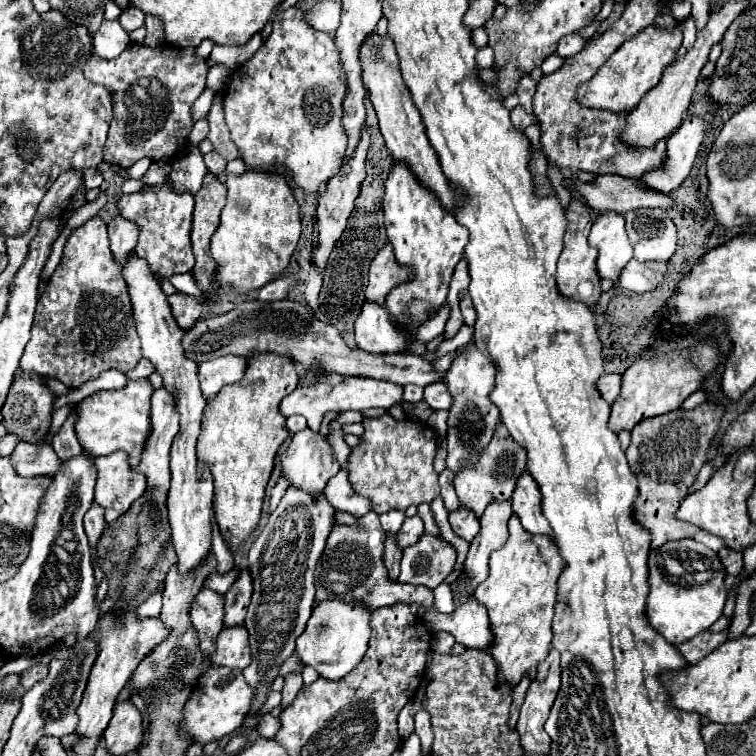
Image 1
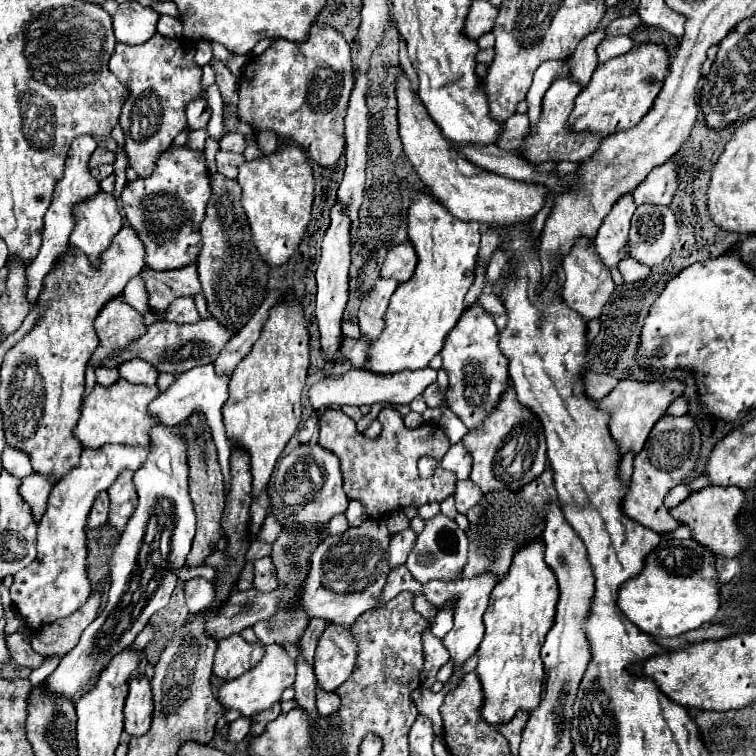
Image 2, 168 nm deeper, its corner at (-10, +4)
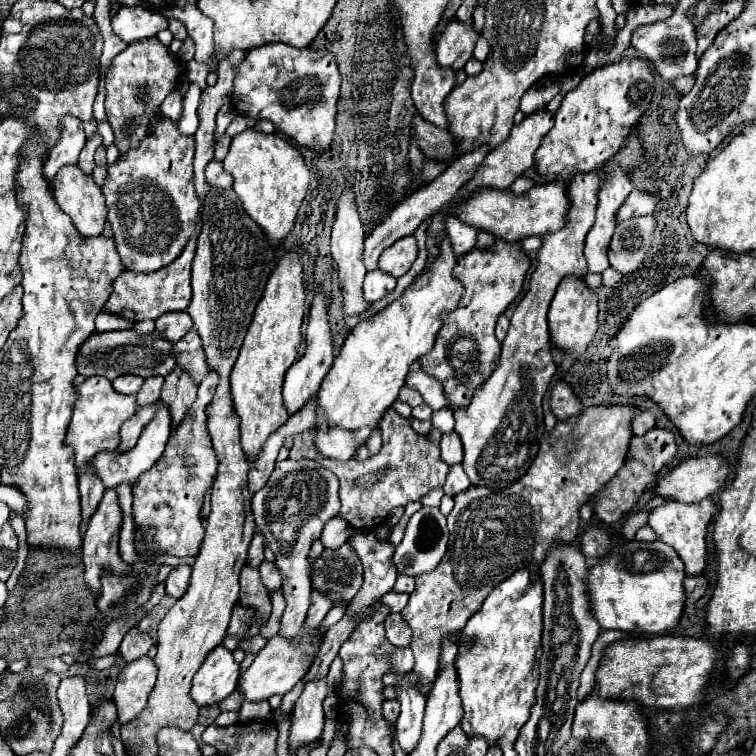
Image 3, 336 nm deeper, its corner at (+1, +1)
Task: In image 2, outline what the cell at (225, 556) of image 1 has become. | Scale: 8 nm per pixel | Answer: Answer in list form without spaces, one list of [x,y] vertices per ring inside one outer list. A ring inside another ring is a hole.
[[[207,364],[207,366],[197,366],[197,368],[191,368],[183,374],[179,374],[175,378],[175,382],[169,386],[169,390],[161,392],[151,404],[149,404],[149,416],[155,418],[159,424],[181,424],[185,422],[191,412],[195,410],[201,410],[211,426],[211,432],[213,432],[213,440],[215,440],[215,446],[217,446],[217,452],[219,452],[219,464],[221,464],[221,472],[225,476],[225,486],[229,488],[229,456],[231,456],[231,444],[225,436],[225,426],[223,426],[223,416],[221,416],[221,406],[225,404],[227,400],[227,384],[229,384],[229,378],[227,376],[219,376],[215,374],[213,370],[213,364]]]

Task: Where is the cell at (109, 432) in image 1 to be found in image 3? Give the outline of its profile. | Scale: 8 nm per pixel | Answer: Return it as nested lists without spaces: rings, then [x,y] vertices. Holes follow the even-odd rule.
[[[88,377],[78,385],[78,399],[74,403],[72,421],[64,443],[76,453],[76,465],[84,465],[86,459],[94,457],[98,451],[116,451],[120,445],[120,425],[132,417],[136,411],[136,395],[122,395],[114,391],[112,383],[104,377]]]

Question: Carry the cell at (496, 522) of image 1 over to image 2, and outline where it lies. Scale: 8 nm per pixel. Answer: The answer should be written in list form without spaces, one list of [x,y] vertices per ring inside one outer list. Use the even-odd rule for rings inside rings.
[[[481,574],[477,578],[471,578],[471,580],[459,580],[459,582],[453,582],[453,584],[447,584],[447,582],[431,582],[431,584],[423,584],[421,586],[421,592],[423,596],[431,602],[431,604],[443,604],[447,598],[455,596],[459,598],[457,600],[457,610],[455,610],[455,624],[453,628],[443,636],[443,644],[445,648],[449,650],[451,654],[451,660],[455,664],[453,668],[453,674],[459,676],[461,674],[461,666],[465,660],[469,660],[477,648],[479,648],[479,642],[483,640],[483,632],[485,632],[485,626],[483,626],[483,612],[487,610],[487,604],[489,604],[489,594],[495,586],[495,576],[491,574]]]

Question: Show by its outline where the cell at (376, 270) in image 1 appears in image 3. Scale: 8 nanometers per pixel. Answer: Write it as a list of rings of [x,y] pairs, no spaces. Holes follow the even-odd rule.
[[[412,235],[402,237],[400,241],[396,241],[394,245],[390,245],[382,257],[380,257],[380,265],[378,269],[400,279],[416,261],[418,255],[418,247],[416,247],[416,239]]]

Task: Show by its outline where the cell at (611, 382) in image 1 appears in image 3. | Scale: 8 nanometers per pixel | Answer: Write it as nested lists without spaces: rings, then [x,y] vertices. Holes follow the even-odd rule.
[[[560,379],[550,395],[550,409],[556,415],[556,419],[568,419],[582,411],[582,401],[576,397],[572,387]]]

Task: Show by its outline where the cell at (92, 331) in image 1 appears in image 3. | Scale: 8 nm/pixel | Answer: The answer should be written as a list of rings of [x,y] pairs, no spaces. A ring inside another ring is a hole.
[[[78,165],[62,169],[54,183],[54,199],[58,207],[72,219],[82,237],[102,235],[106,225],[108,207],[100,187],[92,175],[80,173]]]

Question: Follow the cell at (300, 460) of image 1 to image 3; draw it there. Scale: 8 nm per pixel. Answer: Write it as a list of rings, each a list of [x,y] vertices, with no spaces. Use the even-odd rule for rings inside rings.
[[[300,459],[300,461],[276,461],[276,467],[268,479],[268,483],[254,493],[252,497],[252,513],[256,519],[258,531],[264,535],[266,545],[274,553],[274,565],[282,575],[282,587],[286,599],[286,609],[280,619],[280,635],[294,641],[300,635],[306,611],[310,607],[310,561],[308,553],[314,543],[322,535],[322,527],[328,519],[336,517],[340,511],[338,499],[338,479],[332,471],[324,469],[318,461]]]

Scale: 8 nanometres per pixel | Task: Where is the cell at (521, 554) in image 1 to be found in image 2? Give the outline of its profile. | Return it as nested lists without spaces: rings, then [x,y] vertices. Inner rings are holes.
[[[531,542],[513,558],[511,570],[491,592],[491,602],[483,614],[485,638],[477,650],[477,678],[483,690],[481,718],[487,724],[507,724],[519,710],[533,710],[543,690],[543,660],[539,650],[553,626],[559,598],[557,578],[543,560],[543,542]]]

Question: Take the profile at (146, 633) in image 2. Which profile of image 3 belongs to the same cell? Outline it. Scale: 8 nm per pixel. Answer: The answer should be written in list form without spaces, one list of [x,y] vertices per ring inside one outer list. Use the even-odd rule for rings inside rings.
[[[117,654],[108,655],[98,659],[90,659],[88,665],[97,670],[104,670],[112,667],[115,664]]]

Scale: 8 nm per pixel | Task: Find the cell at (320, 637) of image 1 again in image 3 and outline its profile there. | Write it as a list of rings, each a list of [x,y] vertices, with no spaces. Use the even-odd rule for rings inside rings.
[[[316,677],[304,685],[302,695],[296,699],[292,727],[290,727],[290,749],[292,745],[302,745],[304,741],[320,739],[324,727],[322,701],[332,689],[328,687],[326,677]]]

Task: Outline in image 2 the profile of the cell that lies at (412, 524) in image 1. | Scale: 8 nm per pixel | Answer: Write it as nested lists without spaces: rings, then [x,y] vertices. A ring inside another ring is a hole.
[[[411,528],[401,530],[391,538],[391,542],[389,542],[389,566],[391,568],[405,564],[411,548],[415,544],[415,538],[417,538],[417,534]]]

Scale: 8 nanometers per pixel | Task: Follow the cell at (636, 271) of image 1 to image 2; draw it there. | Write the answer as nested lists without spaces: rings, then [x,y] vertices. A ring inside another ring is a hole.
[[[625,258],[623,262],[619,262],[619,272],[621,272],[621,276],[623,276],[623,280],[625,282],[637,282],[637,280],[645,280],[647,276],[649,276],[649,268],[647,266],[643,266],[643,264],[639,264],[639,262],[635,262],[633,258]]]

